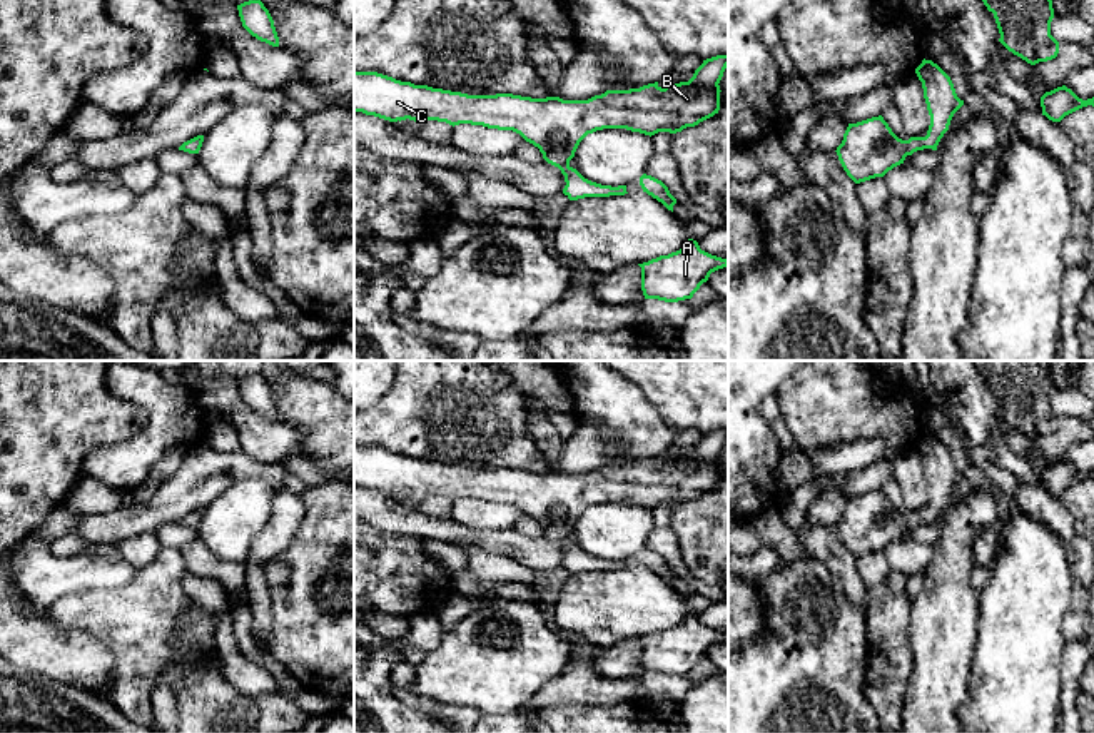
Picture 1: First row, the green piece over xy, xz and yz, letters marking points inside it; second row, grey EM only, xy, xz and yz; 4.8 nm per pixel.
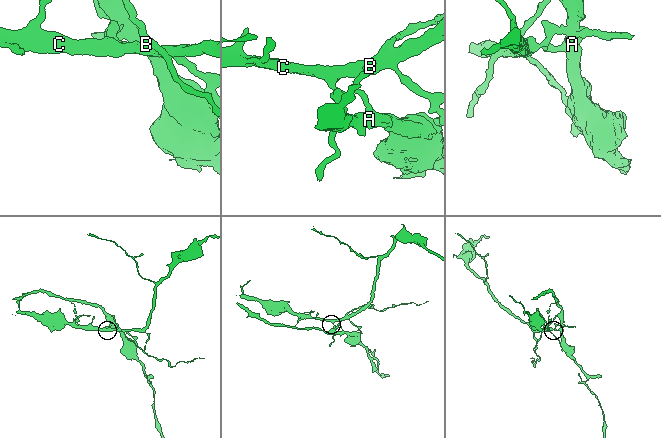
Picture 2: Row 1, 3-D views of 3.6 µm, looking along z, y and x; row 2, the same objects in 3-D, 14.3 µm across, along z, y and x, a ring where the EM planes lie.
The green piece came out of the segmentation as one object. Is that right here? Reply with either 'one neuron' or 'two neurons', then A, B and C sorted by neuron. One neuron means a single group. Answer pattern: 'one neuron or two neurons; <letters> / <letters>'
two neurons; A / B C

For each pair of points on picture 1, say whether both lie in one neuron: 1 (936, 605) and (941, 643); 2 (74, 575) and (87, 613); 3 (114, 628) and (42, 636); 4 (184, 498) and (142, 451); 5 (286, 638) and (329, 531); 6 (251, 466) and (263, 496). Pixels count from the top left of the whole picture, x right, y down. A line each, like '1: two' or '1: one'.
1: one
2: two
3: two
4: two
5: one
6: two

